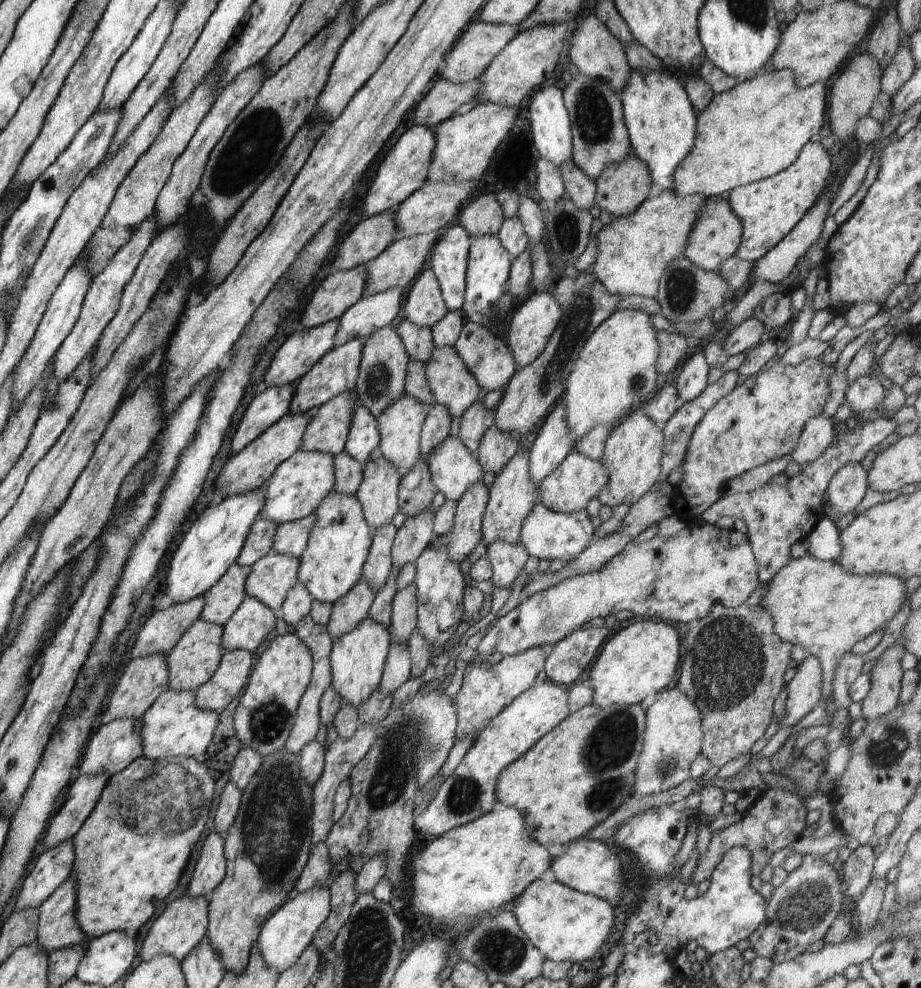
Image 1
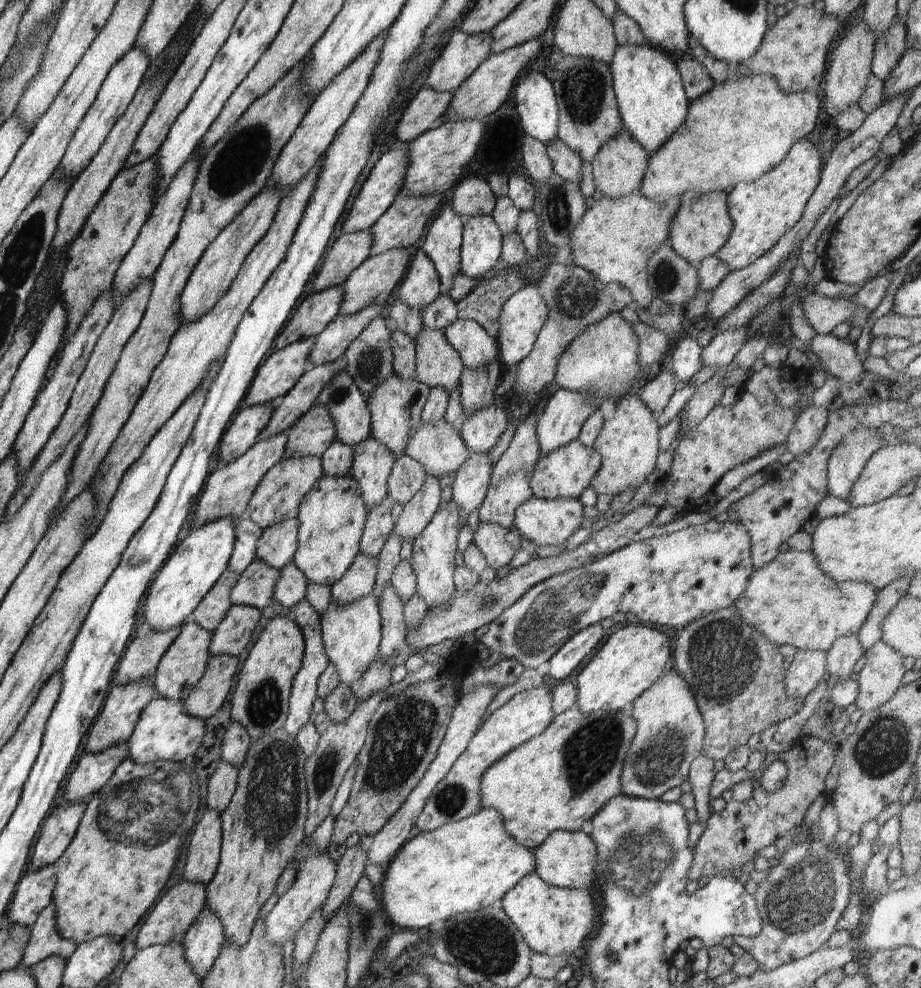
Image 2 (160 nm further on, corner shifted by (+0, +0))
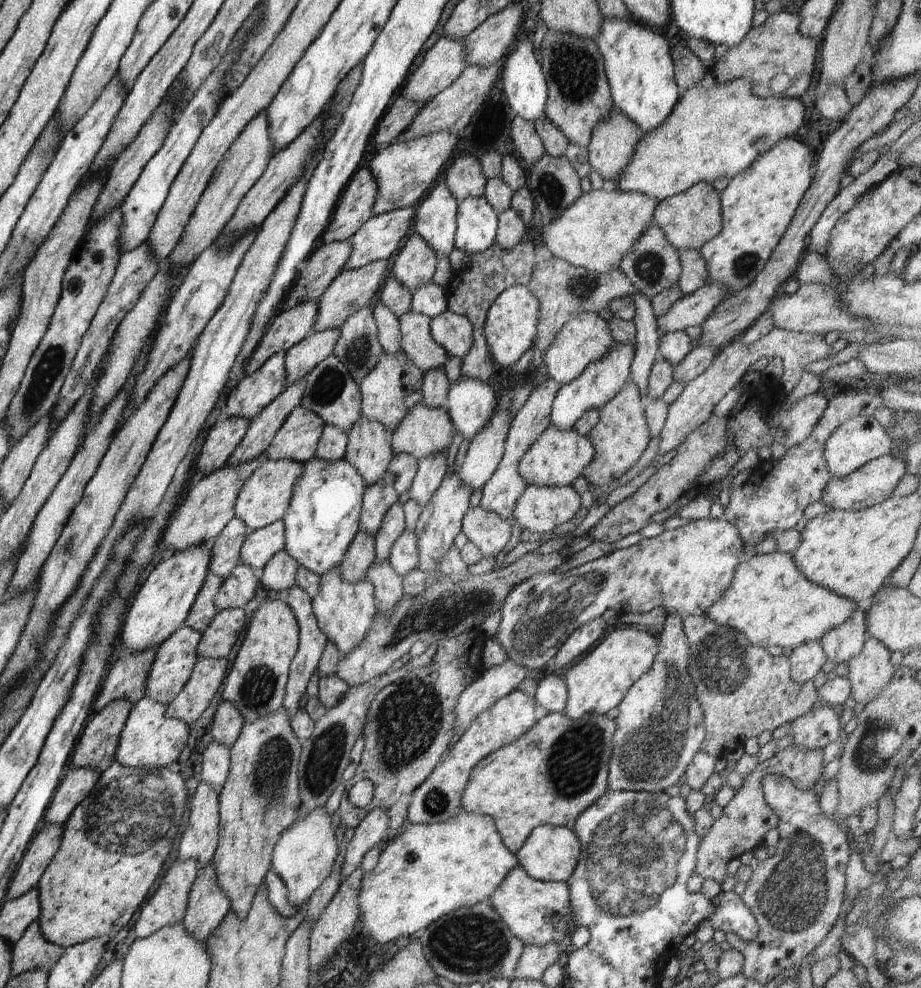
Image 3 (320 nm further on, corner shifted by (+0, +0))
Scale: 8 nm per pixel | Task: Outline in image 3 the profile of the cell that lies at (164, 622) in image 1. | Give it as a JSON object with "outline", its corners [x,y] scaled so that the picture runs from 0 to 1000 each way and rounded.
{"outline":[[[168,656],[149,661],[131,660],[125,665],[103,704],[100,722],[94,727],[94,731],[101,723],[109,721],[116,713],[132,707],[144,714],[157,705]]]}

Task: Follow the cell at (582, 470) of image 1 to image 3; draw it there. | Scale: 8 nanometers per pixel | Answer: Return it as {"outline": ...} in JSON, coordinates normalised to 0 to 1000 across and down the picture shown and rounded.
{"outline":[[[597,429],[562,467],[564,479],[572,491],[620,492],[633,480],[645,459],[645,450],[638,441],[631,440],[623,432],[612,435]]]}

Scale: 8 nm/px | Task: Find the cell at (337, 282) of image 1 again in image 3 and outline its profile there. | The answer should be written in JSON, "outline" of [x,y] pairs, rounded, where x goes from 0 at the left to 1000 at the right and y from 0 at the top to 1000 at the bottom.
{"outline":[[[339,304],[302,316],[288,332],[274,359],[265,365],[266,381],[278,377],[294,360],[311,356],[330,344],[340,331],[344,319],[344,306]]]}

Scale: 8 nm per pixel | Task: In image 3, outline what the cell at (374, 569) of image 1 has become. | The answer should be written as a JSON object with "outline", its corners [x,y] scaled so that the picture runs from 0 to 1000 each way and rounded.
{"outline":[[[419,477],[408,489],[396,493],[391,519],[391,536],[406,543],[413,534],[420,516],[432,507],[433,500],[427,493],[429,482]]]}

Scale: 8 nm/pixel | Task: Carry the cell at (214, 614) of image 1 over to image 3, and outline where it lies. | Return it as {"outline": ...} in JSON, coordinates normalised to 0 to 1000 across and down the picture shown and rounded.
{"outline":[[[226,581],[223,583],[221,589],[213,602],[210,614],[206,616],[200,635],[206,635],[215,640],[220,641],[236,620],[233,617],[233,601],[240,594],[240,589],[243,586],[235,582]]]}

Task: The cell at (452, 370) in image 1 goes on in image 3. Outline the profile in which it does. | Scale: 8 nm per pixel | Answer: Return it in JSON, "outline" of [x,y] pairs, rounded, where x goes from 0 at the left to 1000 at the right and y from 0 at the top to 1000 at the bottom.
{"outline":[[[443,315],[432,321],[435,334],[435,353],[458,376],[465,377],[473,371],[482,372],[485,356],[469,342],[466,320]]]}

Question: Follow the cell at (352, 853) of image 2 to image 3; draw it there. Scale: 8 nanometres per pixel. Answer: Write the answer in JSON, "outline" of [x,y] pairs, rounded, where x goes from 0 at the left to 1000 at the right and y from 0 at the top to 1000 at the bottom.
{"outline":[[[408,817],[389,834],[375,860],[375,869],[370,877],[370,891],[389,879],[394,866],[403,858],[406,858],[406,855],[419,852],[422,828],[423,822],[421,819]]]}

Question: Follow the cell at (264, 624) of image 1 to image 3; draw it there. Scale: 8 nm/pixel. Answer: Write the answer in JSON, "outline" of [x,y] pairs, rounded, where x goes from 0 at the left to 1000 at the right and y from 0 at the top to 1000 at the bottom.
{"outline":[[[245,616],[236,619],[226,636],[218,641],[214,654],[217,667],[245,667],[258,642],[265,640],[267,626],[264,616]]]}

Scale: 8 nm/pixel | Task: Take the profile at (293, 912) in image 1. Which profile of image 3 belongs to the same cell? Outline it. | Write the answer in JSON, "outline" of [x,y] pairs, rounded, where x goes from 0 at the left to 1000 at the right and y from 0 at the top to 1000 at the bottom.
{"outline":[[[352,816],[341,818],[339,822],[329,822],[326,818],[322,829],[306,841],[299,854],[294,880],[308,892],[313,902],[312,908],[319,921],[332,913],[360,883],[367,856],[364,840],[358,833],[359,826]]]}

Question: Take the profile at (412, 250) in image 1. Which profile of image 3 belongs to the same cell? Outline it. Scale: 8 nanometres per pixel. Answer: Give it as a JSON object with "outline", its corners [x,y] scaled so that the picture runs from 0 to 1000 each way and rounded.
{"outline":[[[420,263],[403,265],[385,274],[374,274],[358,285],[353,295],[344,302],[344,319],[337,337],[367,333],[368,330],[384,316],[401,309],[401,304],[410,296],[419,279],[423,275],[419,272]]]}

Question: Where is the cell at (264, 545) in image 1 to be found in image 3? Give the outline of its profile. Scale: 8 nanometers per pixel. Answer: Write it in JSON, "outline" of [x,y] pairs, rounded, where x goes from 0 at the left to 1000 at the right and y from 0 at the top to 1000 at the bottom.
{"outline":[[[258,523],[252,524],[229,549],[227,580],[244,586],[260,569],[260,559],[270,539]]]}

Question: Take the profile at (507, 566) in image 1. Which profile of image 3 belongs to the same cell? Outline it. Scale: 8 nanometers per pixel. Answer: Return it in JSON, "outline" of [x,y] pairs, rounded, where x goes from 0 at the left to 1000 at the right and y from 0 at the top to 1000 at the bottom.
{"outline":[[[520,512],[508,513],[501,538],[521,555],[526,564],[536,564],[552,551],[556,534],[541,520]]]}

